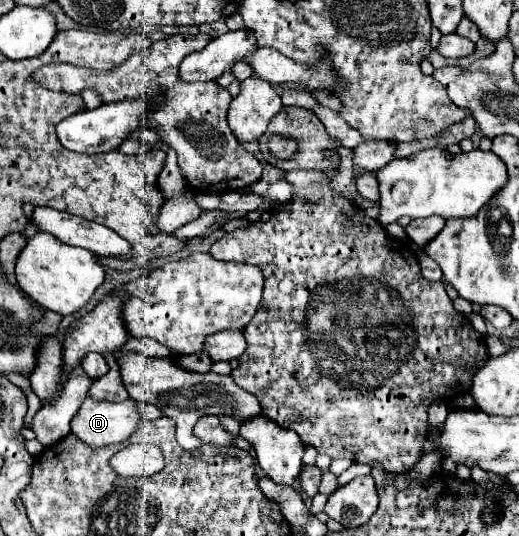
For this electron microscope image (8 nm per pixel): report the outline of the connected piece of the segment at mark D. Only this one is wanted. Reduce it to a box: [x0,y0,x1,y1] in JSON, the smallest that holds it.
[71,399,141,447]

